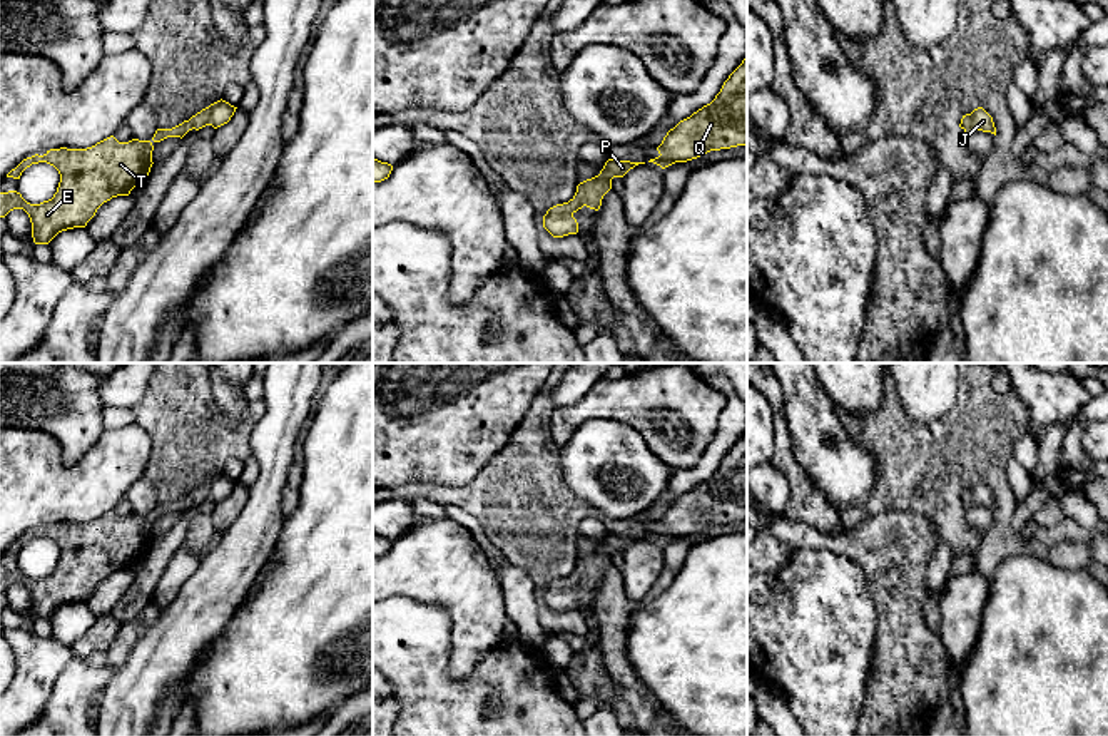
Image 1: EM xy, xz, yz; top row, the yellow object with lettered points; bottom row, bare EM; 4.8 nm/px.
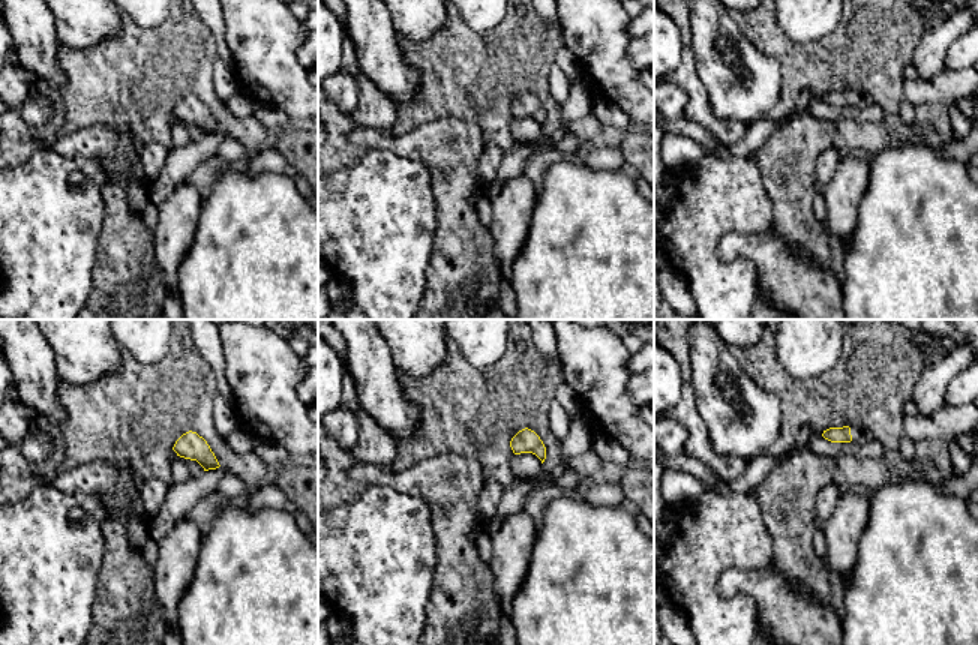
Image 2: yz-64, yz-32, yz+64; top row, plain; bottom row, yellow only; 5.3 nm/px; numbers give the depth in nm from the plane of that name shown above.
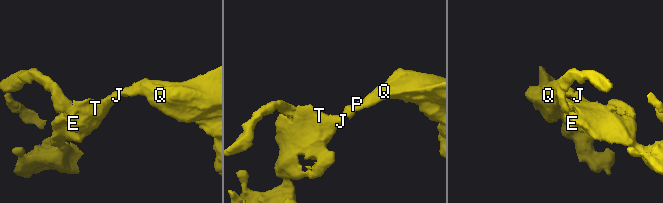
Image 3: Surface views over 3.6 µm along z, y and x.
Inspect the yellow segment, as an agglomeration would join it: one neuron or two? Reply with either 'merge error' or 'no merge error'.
no merge error

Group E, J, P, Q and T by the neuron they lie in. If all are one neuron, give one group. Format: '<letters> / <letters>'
E J P Q T

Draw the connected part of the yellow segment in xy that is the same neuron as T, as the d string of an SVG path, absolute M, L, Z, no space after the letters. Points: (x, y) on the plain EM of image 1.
M221 473L172 503L157 503L150 515L119 517L110 510L87 524L60 522L27 532L7 552L20 554L32 539L47 537L60 549L57 567L40 579L27 577L17 565L0 567L0 592L23 584L35 619L48 619L62 606L85 602L104 577L129 570L139 557L145 557L154 539L154 517L182 514L206 500L217 503L231 495L236 483Z

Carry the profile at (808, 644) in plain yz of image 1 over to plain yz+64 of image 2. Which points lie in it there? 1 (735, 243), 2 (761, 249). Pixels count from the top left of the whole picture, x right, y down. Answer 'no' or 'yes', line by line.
1: no
2: no

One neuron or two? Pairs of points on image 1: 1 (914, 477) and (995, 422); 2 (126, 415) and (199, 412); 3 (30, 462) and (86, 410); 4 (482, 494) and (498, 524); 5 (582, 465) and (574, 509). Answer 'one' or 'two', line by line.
1: one
2: two
3: two
4: one
5: two

